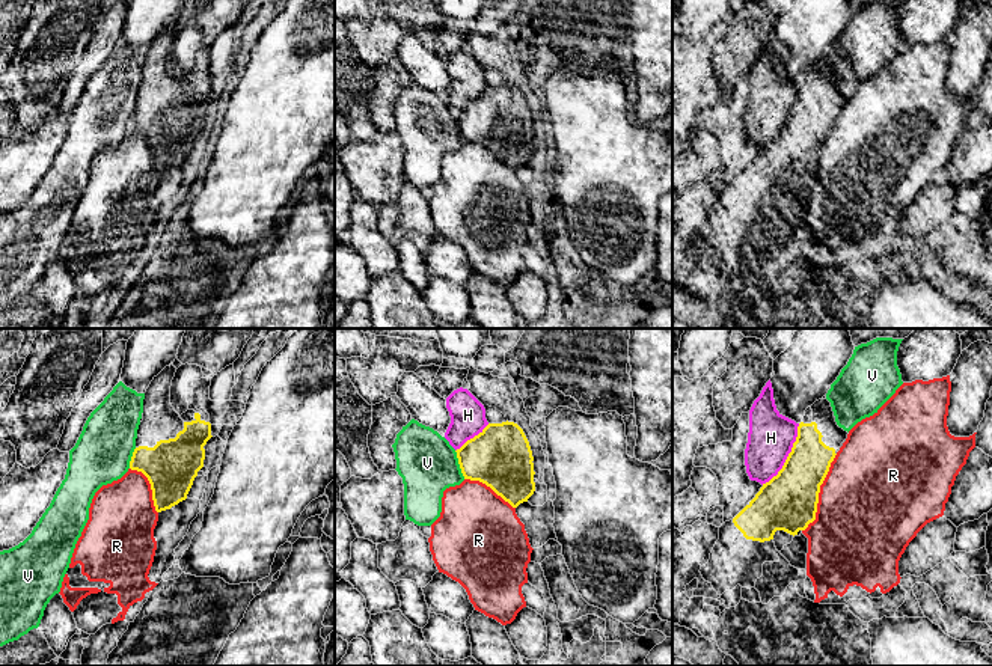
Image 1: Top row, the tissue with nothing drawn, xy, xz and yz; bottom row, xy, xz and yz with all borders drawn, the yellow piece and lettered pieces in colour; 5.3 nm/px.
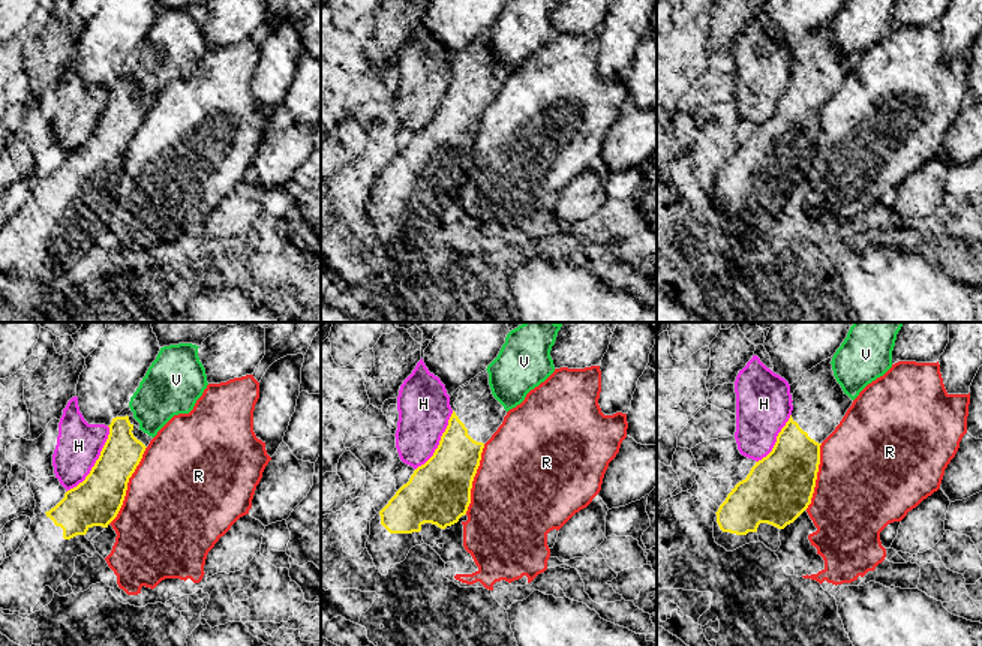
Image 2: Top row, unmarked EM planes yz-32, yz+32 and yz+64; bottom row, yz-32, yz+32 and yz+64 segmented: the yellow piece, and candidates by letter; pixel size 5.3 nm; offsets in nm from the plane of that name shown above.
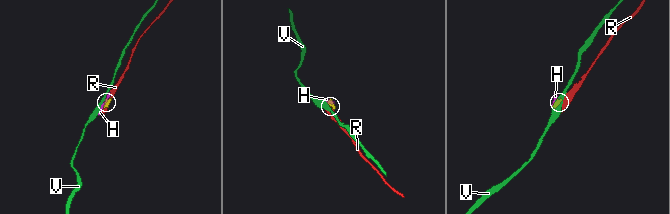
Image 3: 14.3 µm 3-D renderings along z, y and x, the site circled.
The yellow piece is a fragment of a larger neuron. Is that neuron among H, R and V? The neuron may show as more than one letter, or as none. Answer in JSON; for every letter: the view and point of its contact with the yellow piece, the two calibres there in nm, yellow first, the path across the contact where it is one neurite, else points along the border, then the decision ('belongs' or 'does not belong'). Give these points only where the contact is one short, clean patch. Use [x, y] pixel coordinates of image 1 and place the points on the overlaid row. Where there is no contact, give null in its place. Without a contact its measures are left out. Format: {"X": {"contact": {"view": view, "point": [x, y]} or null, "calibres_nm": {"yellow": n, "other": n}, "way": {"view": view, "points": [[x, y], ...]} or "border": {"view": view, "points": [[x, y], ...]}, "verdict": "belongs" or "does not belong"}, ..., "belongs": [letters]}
{"H": {"contact": {"view": "yz", "point": [787, 457]}, "calibres_nm": {"yellow": 300, "other": 240}, "verdict": "does not belong"}, "R": {"contact": {"view": "yz", "point": [819, 491]}, "calibres_nm": {"yellow": 300, "other": 500}, "verdict": "does not belong"}, "V": {"contact": {"view": "xz", "point": [459, 463]}, "calibres_nm": {"yellow": 320, "other": 320}, "verdict": "does not belong"}, "belongs": []}

